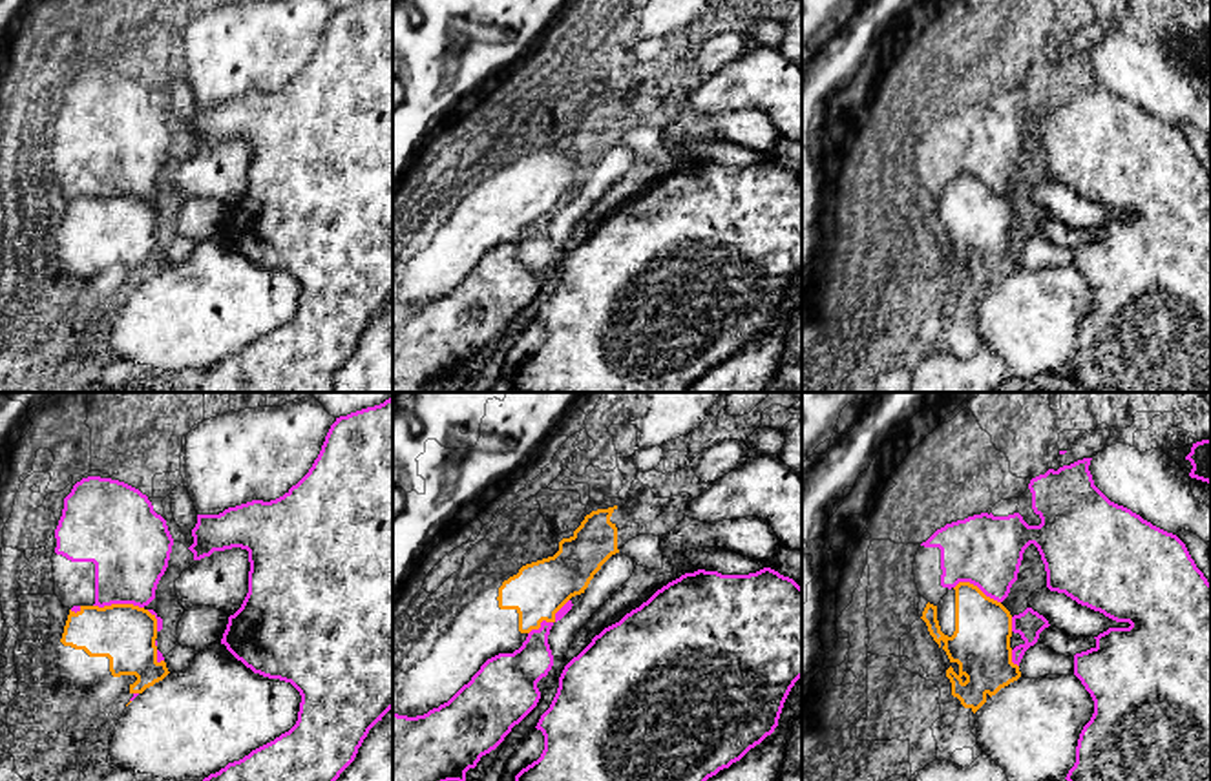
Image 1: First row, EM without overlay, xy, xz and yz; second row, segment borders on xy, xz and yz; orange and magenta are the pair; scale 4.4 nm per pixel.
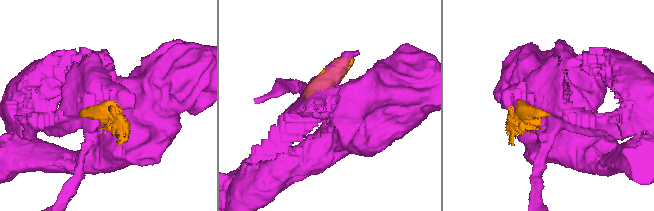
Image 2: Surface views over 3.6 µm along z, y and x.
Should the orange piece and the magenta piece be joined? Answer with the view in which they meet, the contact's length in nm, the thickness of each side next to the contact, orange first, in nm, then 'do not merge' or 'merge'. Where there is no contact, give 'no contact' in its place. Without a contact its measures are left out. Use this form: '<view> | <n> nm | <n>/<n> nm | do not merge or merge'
xz | 240 nm | 240/170 nm | do not merge

